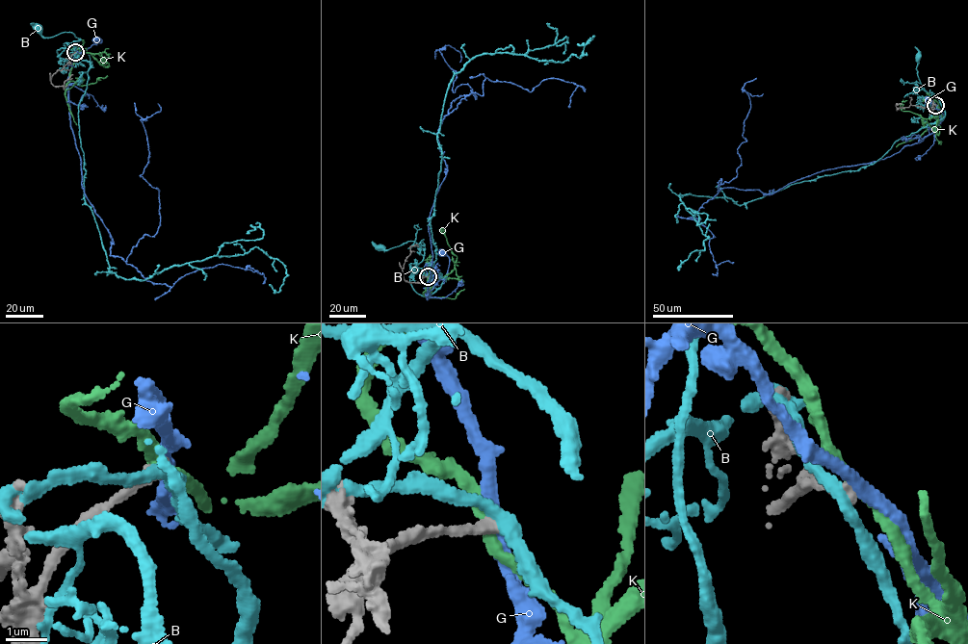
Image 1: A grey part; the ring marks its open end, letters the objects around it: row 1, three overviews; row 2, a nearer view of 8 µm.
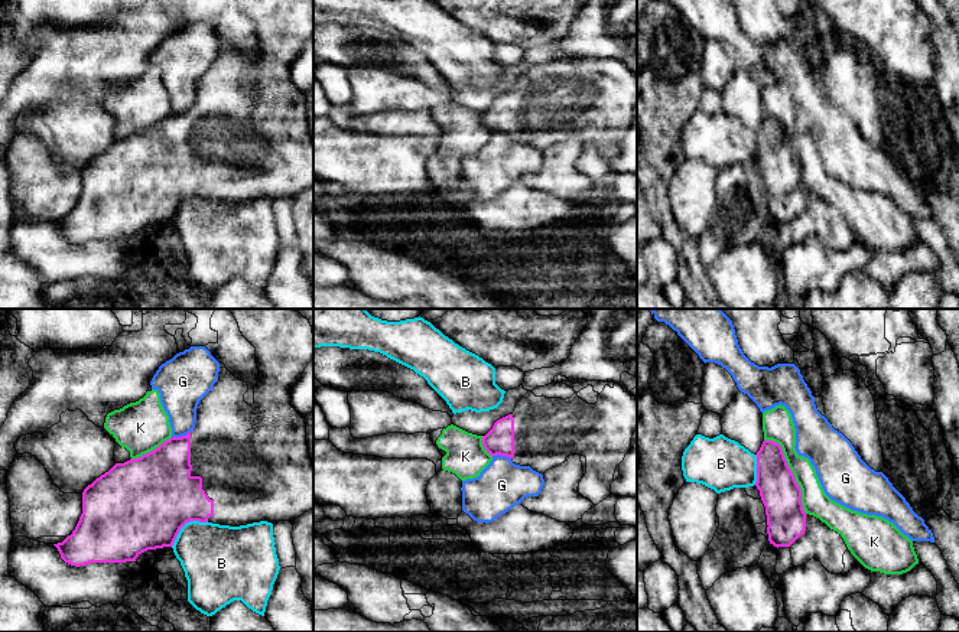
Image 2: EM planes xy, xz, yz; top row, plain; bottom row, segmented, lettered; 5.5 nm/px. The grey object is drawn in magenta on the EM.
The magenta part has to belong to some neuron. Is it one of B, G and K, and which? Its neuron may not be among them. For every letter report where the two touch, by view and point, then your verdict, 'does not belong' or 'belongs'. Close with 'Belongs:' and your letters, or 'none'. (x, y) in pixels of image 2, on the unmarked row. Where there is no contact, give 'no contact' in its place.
B: meets magenta in xy at (185, 199); does not belong
G: meets magenta in xy at (182, 113); does not belong
K: meets magenta in yz at (792, 149); does not belong
Belongs: none

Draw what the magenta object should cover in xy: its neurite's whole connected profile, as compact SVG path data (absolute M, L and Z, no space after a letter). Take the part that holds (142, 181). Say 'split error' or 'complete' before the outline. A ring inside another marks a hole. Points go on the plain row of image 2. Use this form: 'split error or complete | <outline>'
split error | M238 0L243 13L256 25L256 40L259 45L259 59L254 62L254 81L248 82L244 78L244 71L248 68L247 59L235 55L224 40L220 40L218 58L212 66L199 78L196 85L195 105L182 114L170 114L155 127L137 136L130 136L124 140L116 140L108 149L97 154L82 169L82 190L79 198L62 219L53 221L61 235L75 244L91 240L126 240L147 228L163 224L172 224L181 205L191 198L212 199L220 202L240 203L253 199L267 198L293 198L313 185L313 137L308 130L306 123L306 101L305 94L292 84L292 65L300 56L305 45L313 36L313 9L311 0Z

